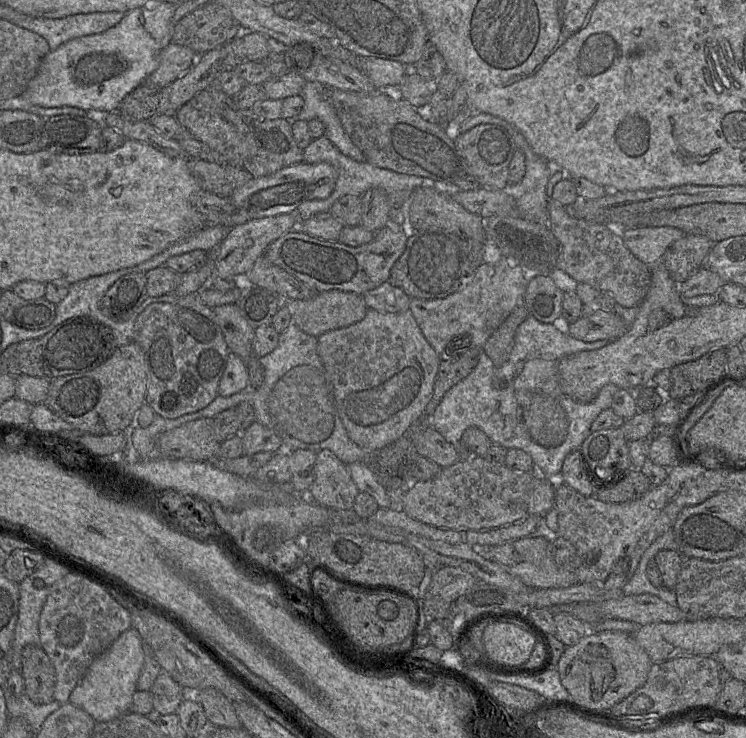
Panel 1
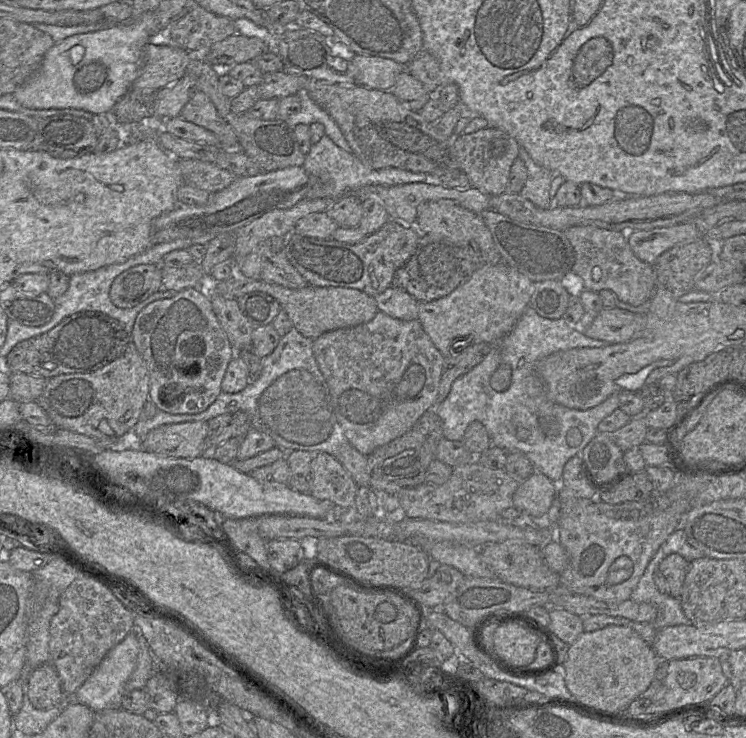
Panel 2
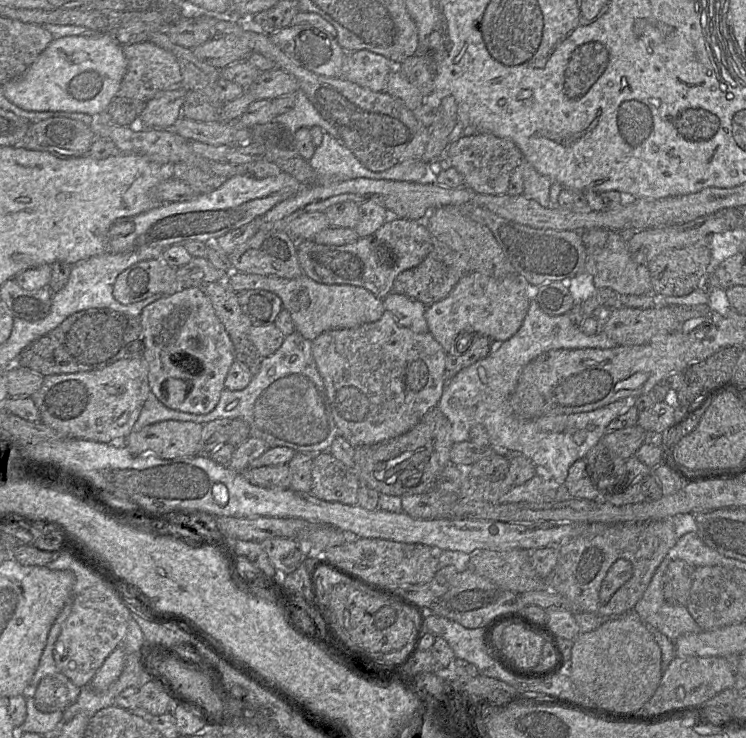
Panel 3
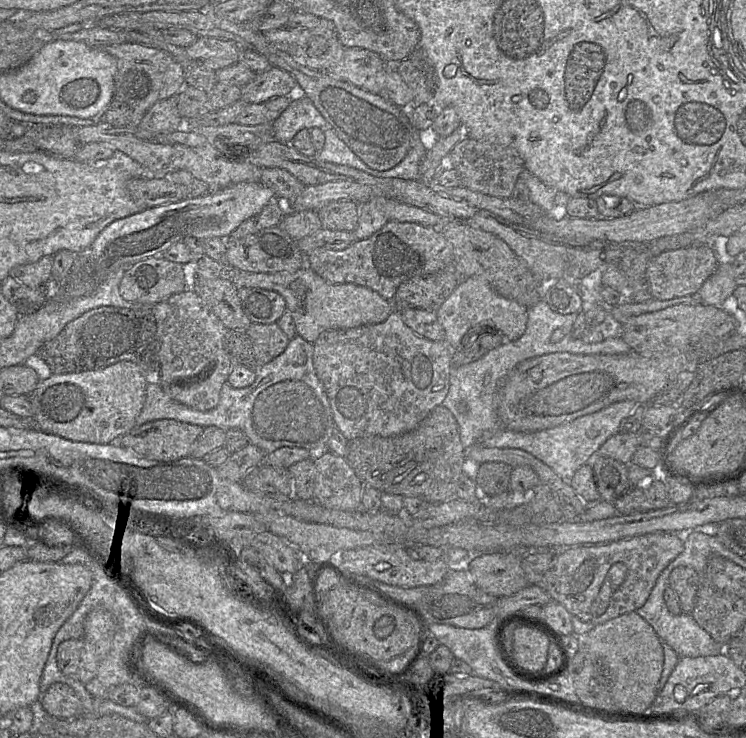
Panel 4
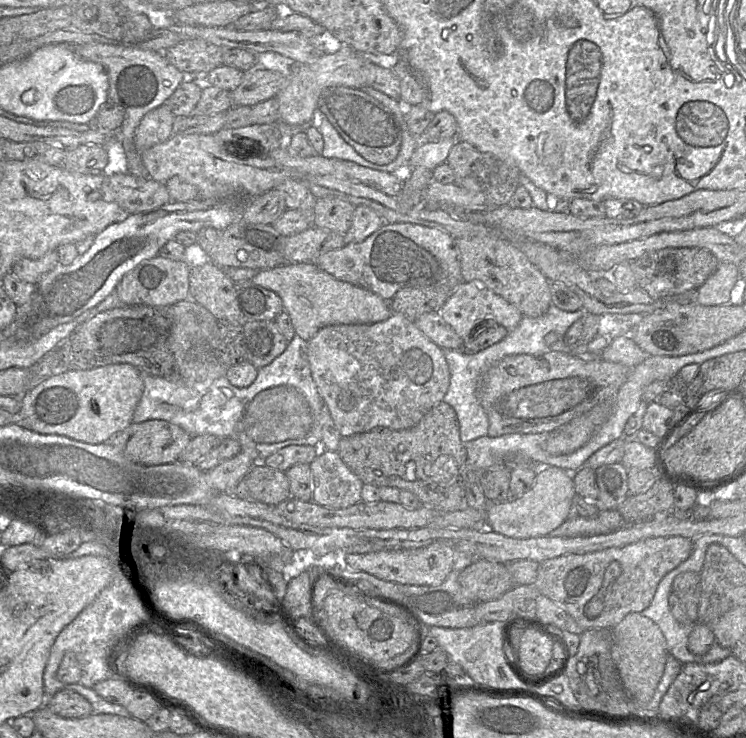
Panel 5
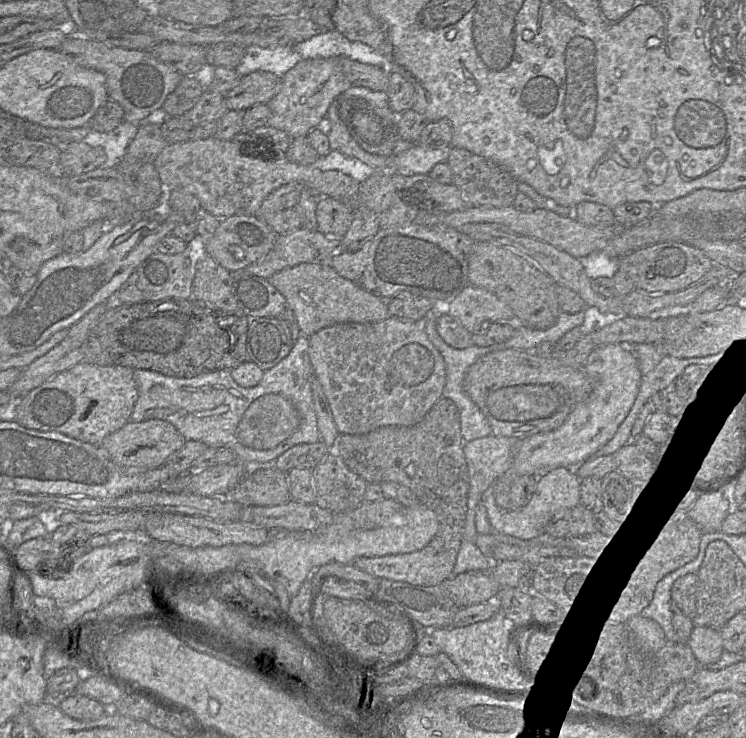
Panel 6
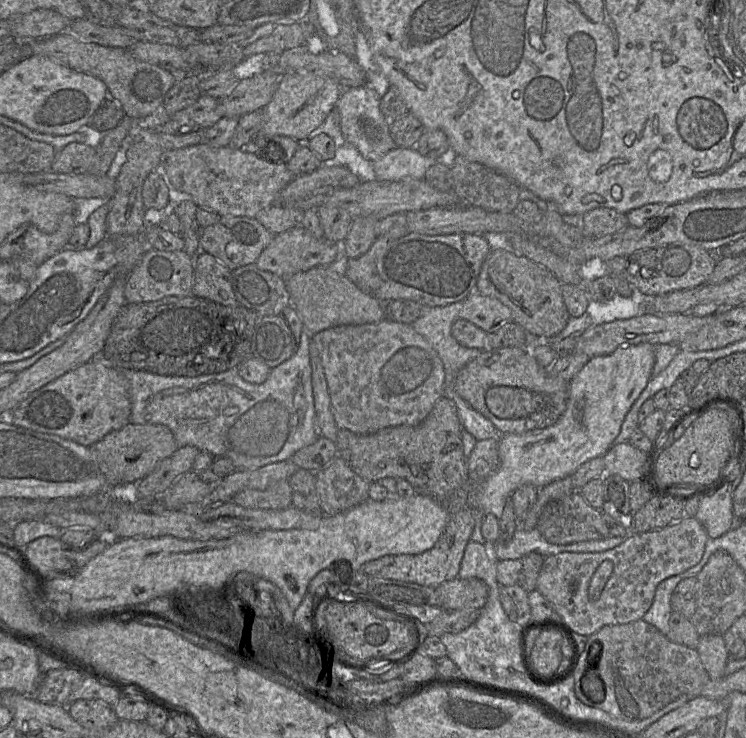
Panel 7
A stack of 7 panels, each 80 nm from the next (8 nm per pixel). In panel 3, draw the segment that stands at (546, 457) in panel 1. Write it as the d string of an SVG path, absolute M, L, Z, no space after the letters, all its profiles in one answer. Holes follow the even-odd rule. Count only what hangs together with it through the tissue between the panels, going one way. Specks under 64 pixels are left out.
M531 299L527 314L518 331L509 339L494 345L494 350L486 357L460 370L447 381L437 407L451 423L453 442L467 441L472 426L482 424L487 429L490 445L507 453L521 453L537 467L537 473L546 475L555 483L563 485L569 467L578 459L585 458L606 433L608 424L617 416L633 406L633 397L617 400L604 407L589 412L574 414L545 415L533 419L523 419L515 414L511 406L511 397L516 388L523 368L534 358L555 349L609 349L617 346L606 334L586 335L573 327L568 314L550 316L544 313L538 303Z

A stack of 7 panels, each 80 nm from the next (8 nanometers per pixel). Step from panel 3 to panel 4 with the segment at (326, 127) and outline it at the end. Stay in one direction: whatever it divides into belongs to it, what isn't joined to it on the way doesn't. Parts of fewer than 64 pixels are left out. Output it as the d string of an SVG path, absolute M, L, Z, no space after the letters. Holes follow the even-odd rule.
M298 93L290 98L290 105L271 123L276 141L289 144L300 130L320 128L325 131L331 128L305 95Z

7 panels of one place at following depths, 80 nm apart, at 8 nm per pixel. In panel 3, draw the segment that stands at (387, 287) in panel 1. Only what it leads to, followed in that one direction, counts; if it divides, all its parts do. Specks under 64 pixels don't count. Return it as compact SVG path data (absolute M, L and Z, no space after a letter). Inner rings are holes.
M393 291L382 301L385 310L389 311L401 326L417 333L428 332L425 318L426 305L416 299Z

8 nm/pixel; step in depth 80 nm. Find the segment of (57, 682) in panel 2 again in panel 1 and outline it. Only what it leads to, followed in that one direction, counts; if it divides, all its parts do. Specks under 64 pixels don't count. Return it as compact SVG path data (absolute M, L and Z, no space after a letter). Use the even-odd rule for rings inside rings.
M28 644L21 653L21 674L24 692L36 704L48 704L54 699L55 668L40 645Z

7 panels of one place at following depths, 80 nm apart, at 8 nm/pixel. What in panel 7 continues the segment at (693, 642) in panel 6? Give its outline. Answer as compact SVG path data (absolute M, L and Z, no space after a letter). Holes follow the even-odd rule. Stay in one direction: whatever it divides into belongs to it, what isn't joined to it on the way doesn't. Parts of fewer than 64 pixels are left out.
M710 634L701 636L696 650L710 679L725 676L729 654L723 635Z

